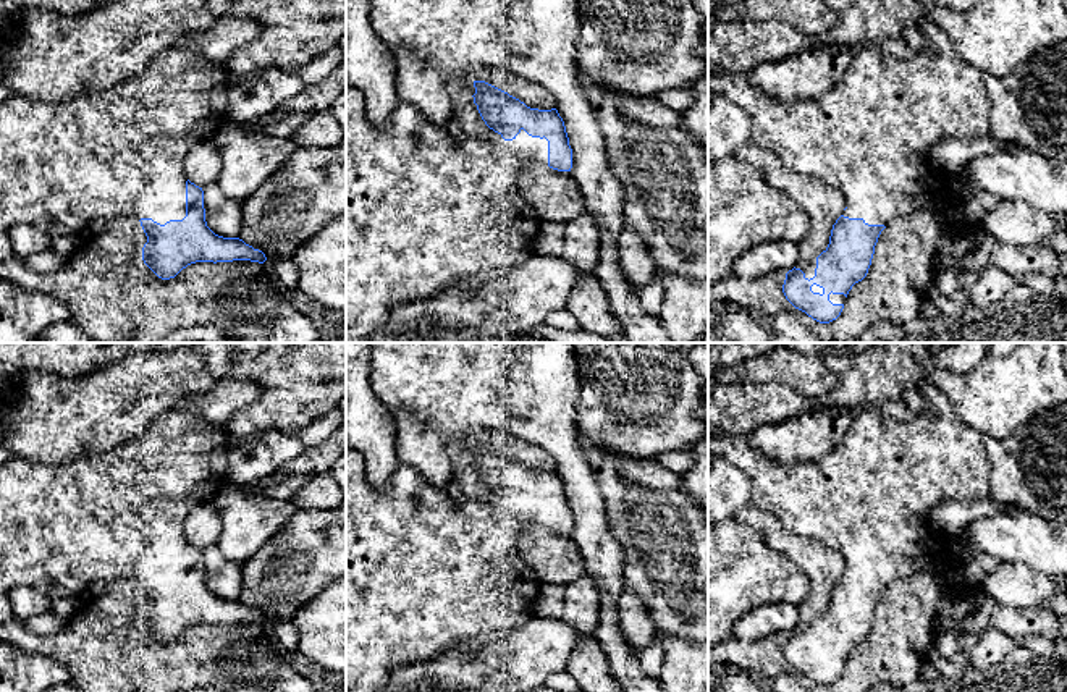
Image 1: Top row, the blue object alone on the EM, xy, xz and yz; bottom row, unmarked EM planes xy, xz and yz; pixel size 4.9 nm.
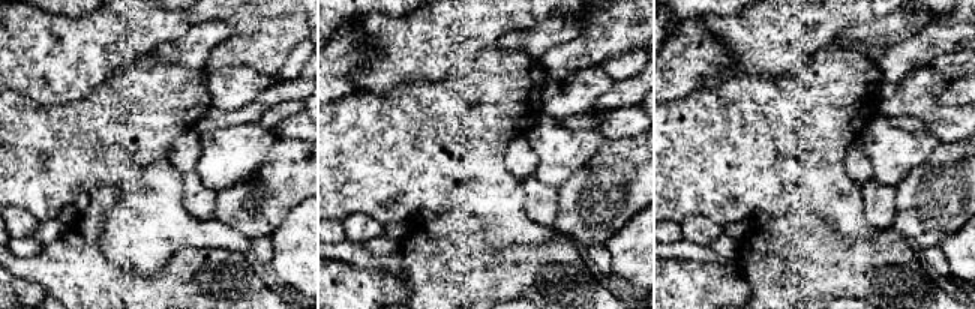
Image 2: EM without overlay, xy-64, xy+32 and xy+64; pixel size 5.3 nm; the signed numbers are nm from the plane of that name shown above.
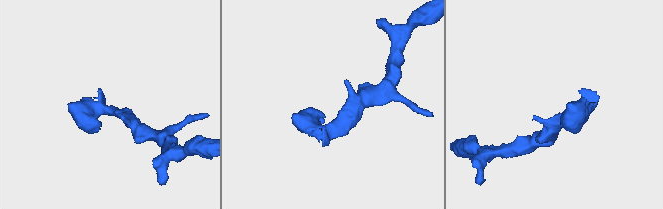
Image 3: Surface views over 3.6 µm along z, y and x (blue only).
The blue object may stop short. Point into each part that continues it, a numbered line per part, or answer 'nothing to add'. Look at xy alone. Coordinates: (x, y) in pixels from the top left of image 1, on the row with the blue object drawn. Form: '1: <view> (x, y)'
1: xy (120, 151)

